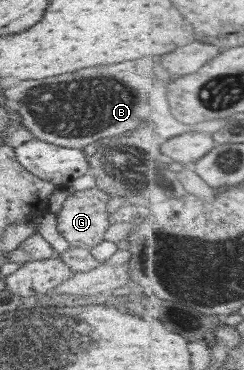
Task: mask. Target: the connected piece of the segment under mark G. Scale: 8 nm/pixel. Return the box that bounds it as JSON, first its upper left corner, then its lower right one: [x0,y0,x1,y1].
[55,187,112,250]

